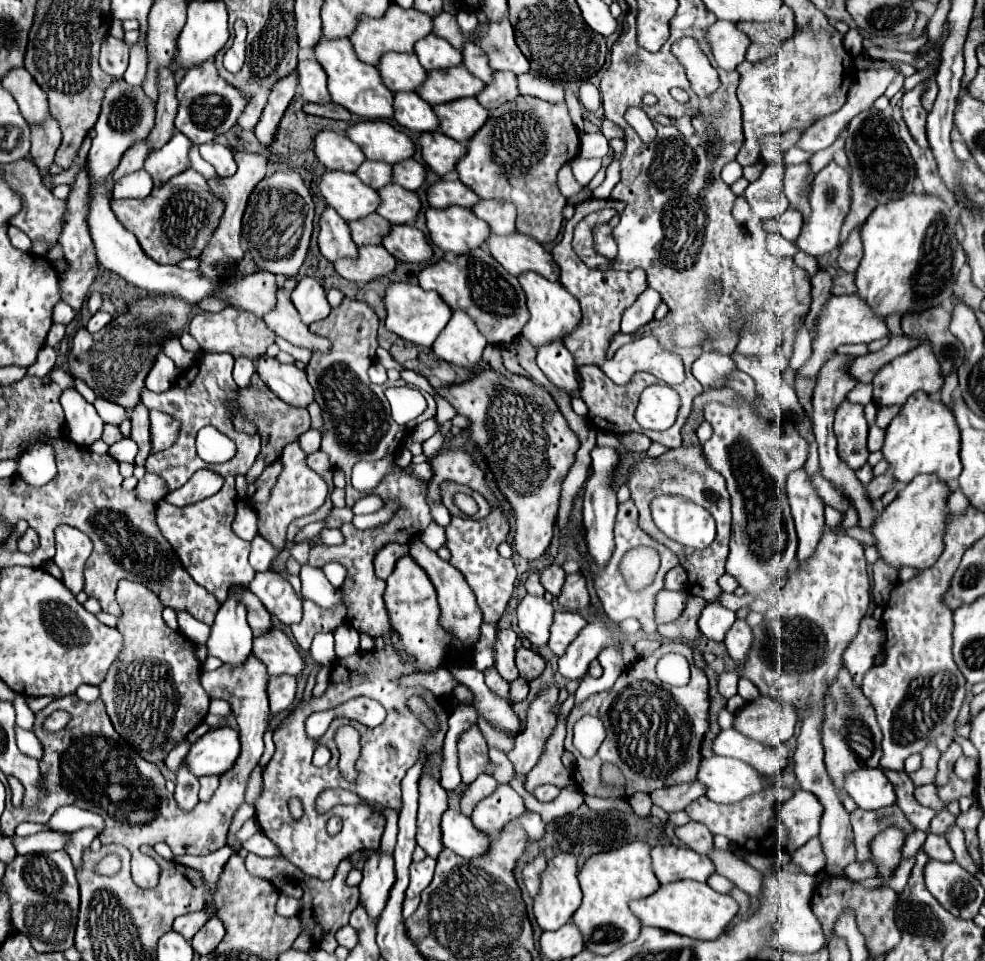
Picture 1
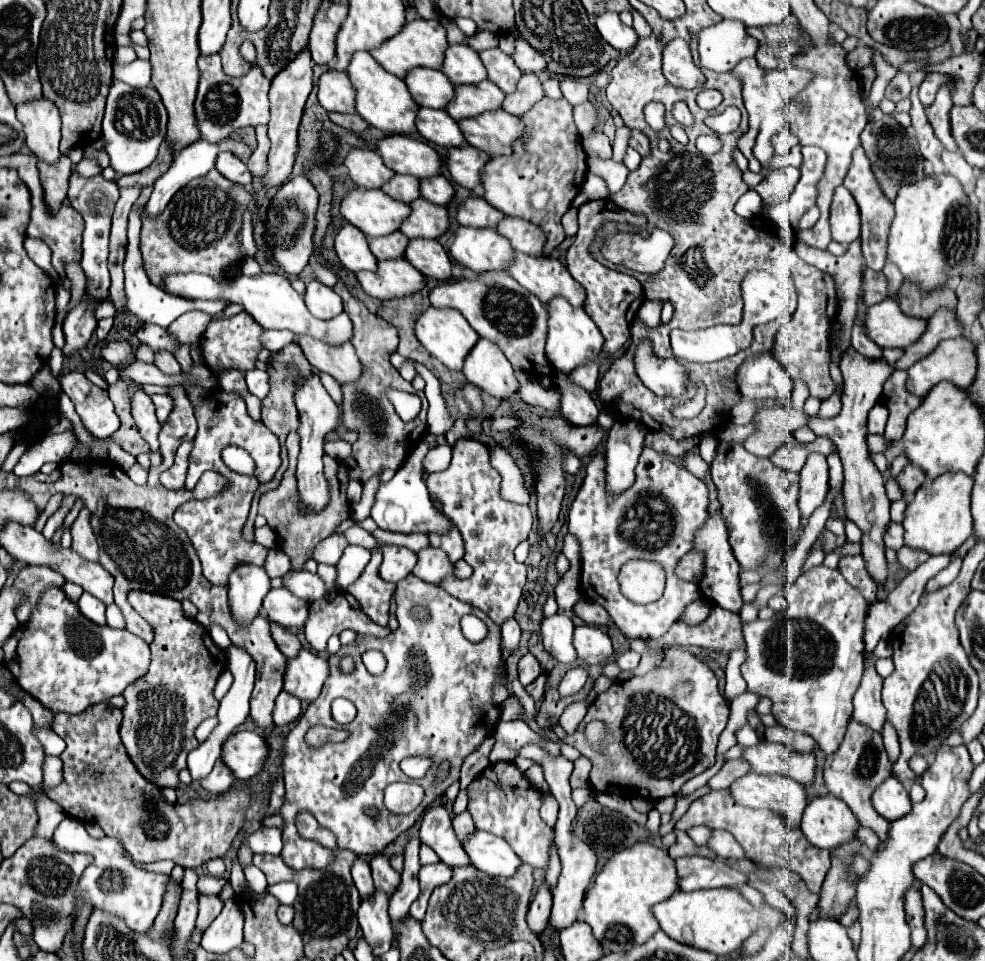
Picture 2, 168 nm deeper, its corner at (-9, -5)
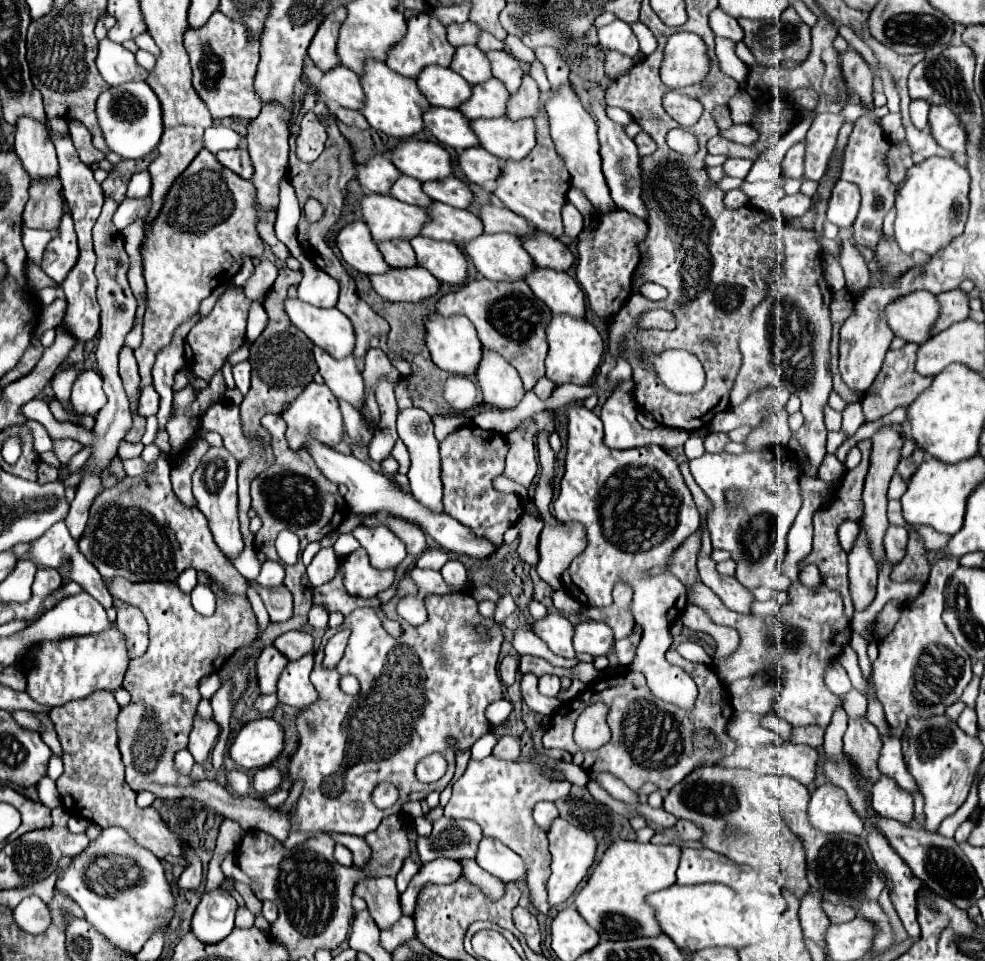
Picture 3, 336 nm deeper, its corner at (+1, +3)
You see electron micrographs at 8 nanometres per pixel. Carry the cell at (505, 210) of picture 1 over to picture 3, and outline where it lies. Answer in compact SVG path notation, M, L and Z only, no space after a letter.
M537 232L535 236L521 238L521 240L525 244L525 250L535 260L535 266L539 266L539 268L567 272L575 264L573 252L563 242L559 242L557 238L545 234L545 232Z

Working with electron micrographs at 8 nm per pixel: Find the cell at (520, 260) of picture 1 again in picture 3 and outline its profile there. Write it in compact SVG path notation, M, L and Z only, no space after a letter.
M535 268L535 274L527 276L527 284L533 294L551 308L553 314L585 318L585 292L569 274L553 272L549 268Z

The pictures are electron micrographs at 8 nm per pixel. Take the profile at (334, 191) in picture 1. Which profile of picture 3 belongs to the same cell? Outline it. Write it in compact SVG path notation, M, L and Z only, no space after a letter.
M367 194L367 196L363 196L361 210L363 210L363 220L369 224L369 230L377 242L397 240L397 238L411 240L413 236L419 236L421 228L429 222L429 212L425 212L419 206L409 206L405 202L399 202L397 198L393 198L389 194Z

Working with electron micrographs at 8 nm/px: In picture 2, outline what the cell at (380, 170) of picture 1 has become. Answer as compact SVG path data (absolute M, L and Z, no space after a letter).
M395 174L391 180L387 180L381 190L389 196L393 196L399 202L409 204L411 200L419 198L419 180L415 176L405 176L405 174Z

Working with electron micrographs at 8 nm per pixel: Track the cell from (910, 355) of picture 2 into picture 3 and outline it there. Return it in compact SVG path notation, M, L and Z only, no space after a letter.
M955 288L955 290L949 290L949 292L943 292L939 294L939 300L941 300L941 316L933 328L933 336L945 328L949 328L951 324L955 322L961 322L965 318L969 318L969 294Z

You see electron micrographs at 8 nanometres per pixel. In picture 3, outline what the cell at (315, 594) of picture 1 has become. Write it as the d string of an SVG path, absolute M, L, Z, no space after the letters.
M263 562L261 566L261 572L257 576L257 584L263 586L263 588L273 588L273 586L281 586L283 584L283 578L285 578L285 570L279 562Z

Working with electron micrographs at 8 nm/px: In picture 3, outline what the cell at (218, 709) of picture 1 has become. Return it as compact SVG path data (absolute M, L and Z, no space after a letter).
M179 750L177 754L175 754L175 770L179 772L179 774L189 774L191 772L191 768L193 768L193 764L195 764L195 760L193 760L193 756L189 754L189 750Z

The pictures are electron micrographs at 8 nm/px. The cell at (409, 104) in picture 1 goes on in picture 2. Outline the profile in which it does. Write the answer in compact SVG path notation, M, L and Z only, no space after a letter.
M421 106L417 110L415 126L417 126L417 132L427 142L433 142L433 144L439 144L439 146L445 146L445 148L467 146L457 122L451 120L445 110L435 110L435 108Z

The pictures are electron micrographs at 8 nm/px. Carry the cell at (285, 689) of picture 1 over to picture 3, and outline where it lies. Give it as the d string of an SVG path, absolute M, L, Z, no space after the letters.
M261 694L255 702L253 702L253 708L257 710L257 712L263 712L263 714L269 714L275 706L277 706L279 702L277 702L277 696L275 694L269 694L269 696L265 696L265 694Z

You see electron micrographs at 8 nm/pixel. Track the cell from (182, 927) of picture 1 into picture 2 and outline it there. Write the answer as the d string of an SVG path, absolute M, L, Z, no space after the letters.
M199 896L199 916L197 916L195 928L199 932L205 932L209 924L219 916L221 908L223 908L223 902L219 900L219 896Z

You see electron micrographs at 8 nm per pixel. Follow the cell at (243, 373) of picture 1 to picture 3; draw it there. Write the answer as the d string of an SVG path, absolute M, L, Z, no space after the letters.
M241 362L233 368L233 378L235 378L235 386L245 394L249 391L249 378L251 378L251 366L247 362Z

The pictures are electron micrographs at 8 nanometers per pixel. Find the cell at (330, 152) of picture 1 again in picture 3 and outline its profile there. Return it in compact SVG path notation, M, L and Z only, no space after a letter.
M373 156L357 168L357 180L367 192L391 194L391 186L401 178L401 172L385 156Z

